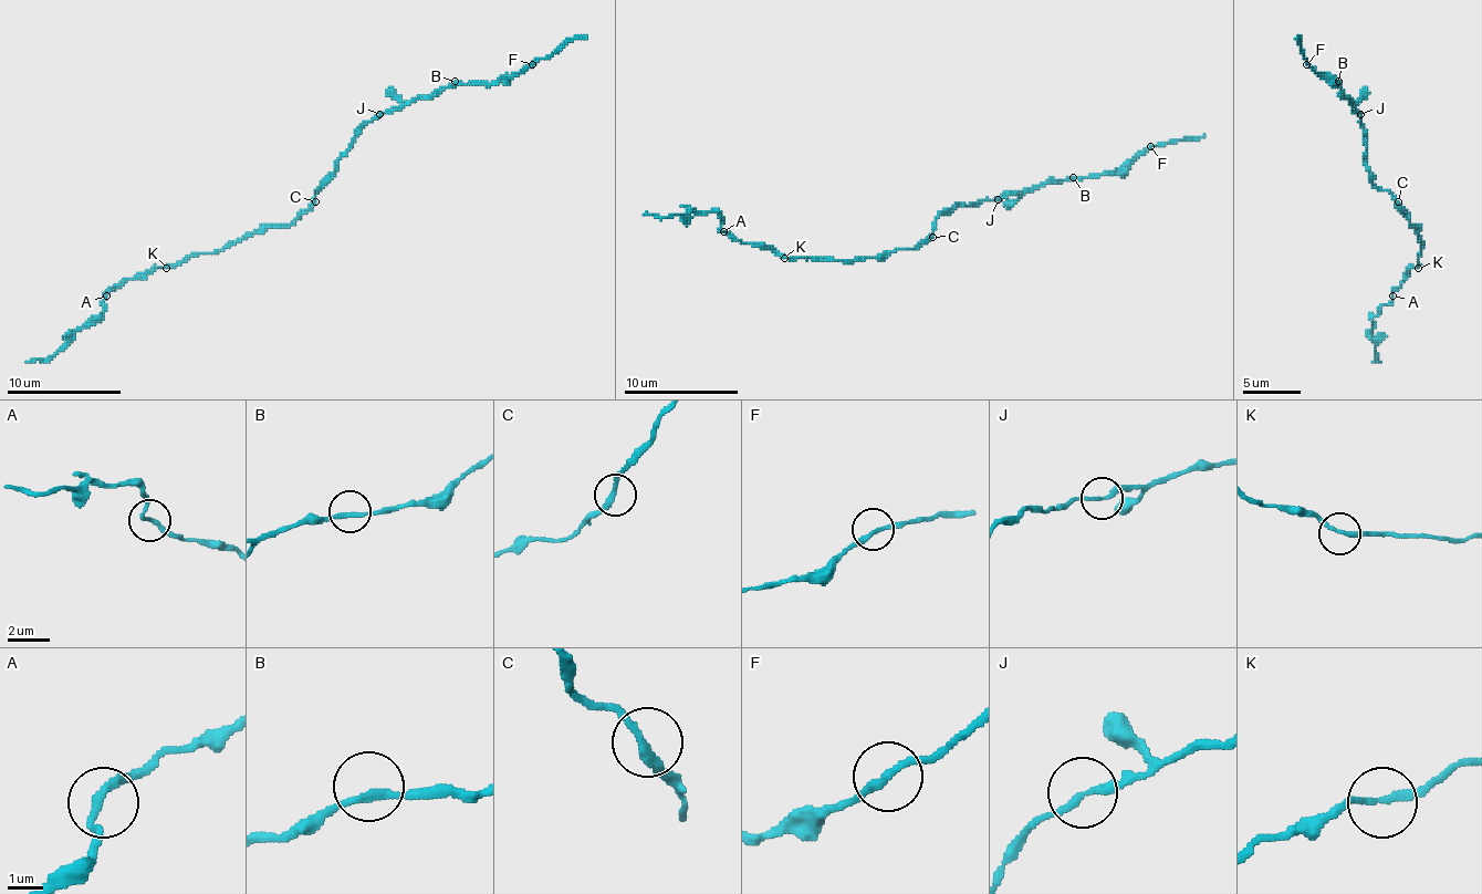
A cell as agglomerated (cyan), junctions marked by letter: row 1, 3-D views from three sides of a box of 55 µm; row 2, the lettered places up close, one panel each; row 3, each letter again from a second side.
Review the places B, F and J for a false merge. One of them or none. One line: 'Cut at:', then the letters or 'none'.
Cut at: J

